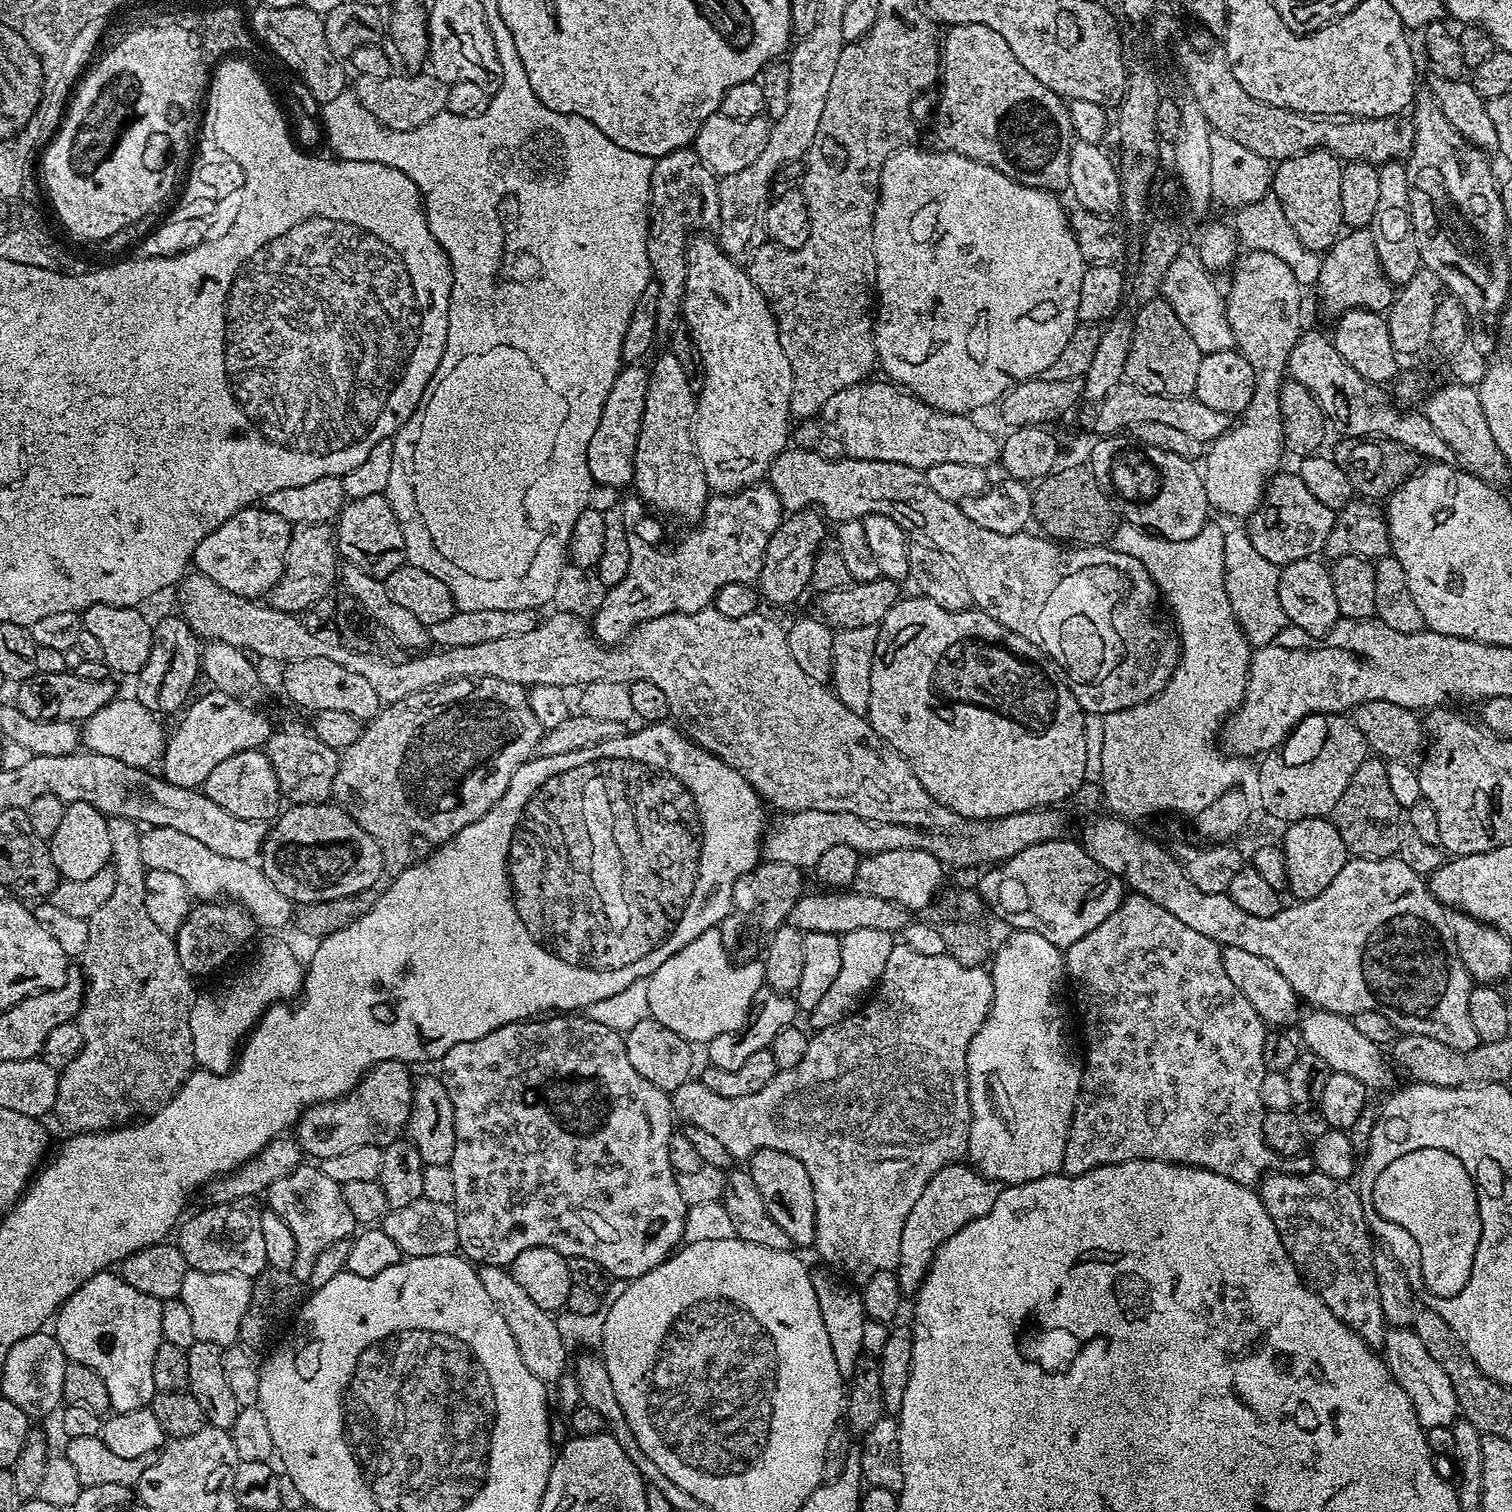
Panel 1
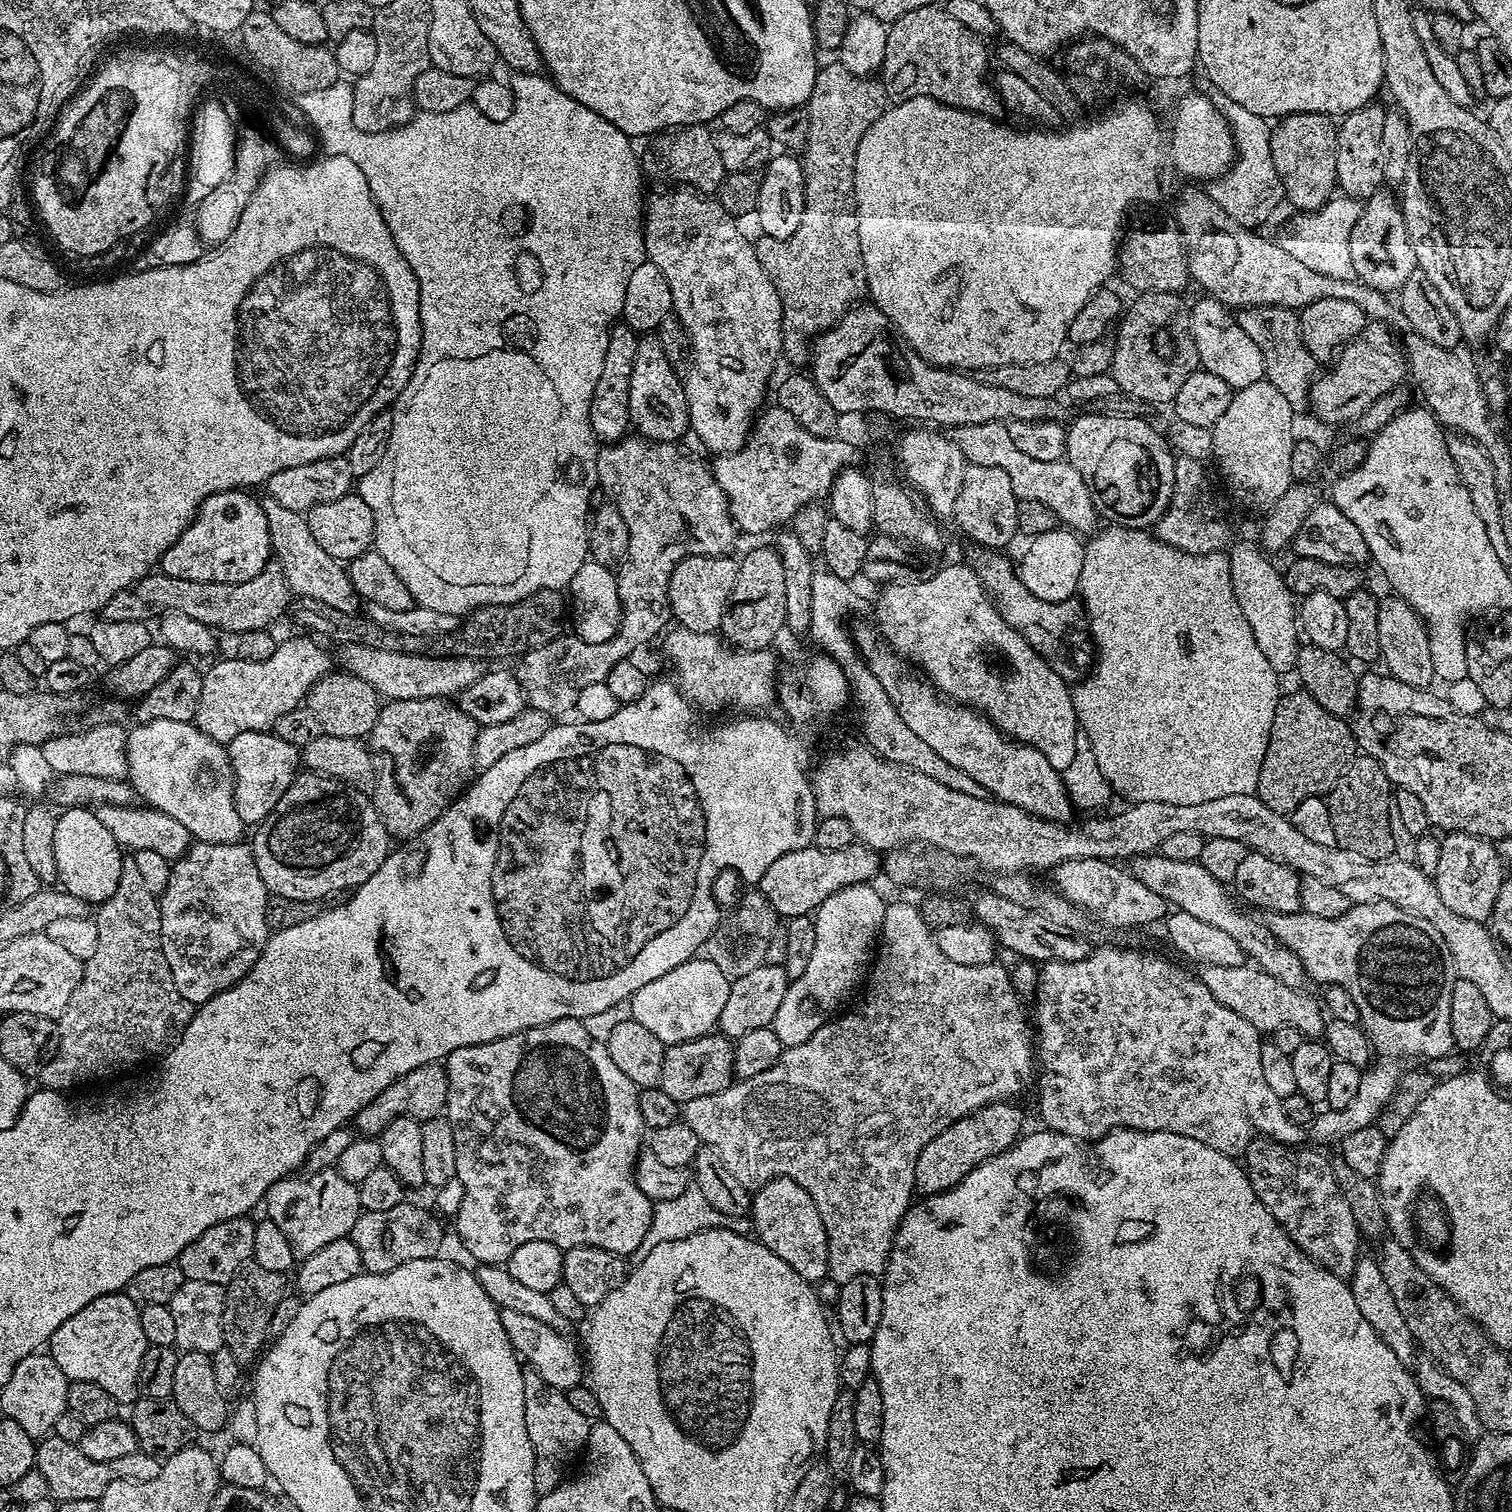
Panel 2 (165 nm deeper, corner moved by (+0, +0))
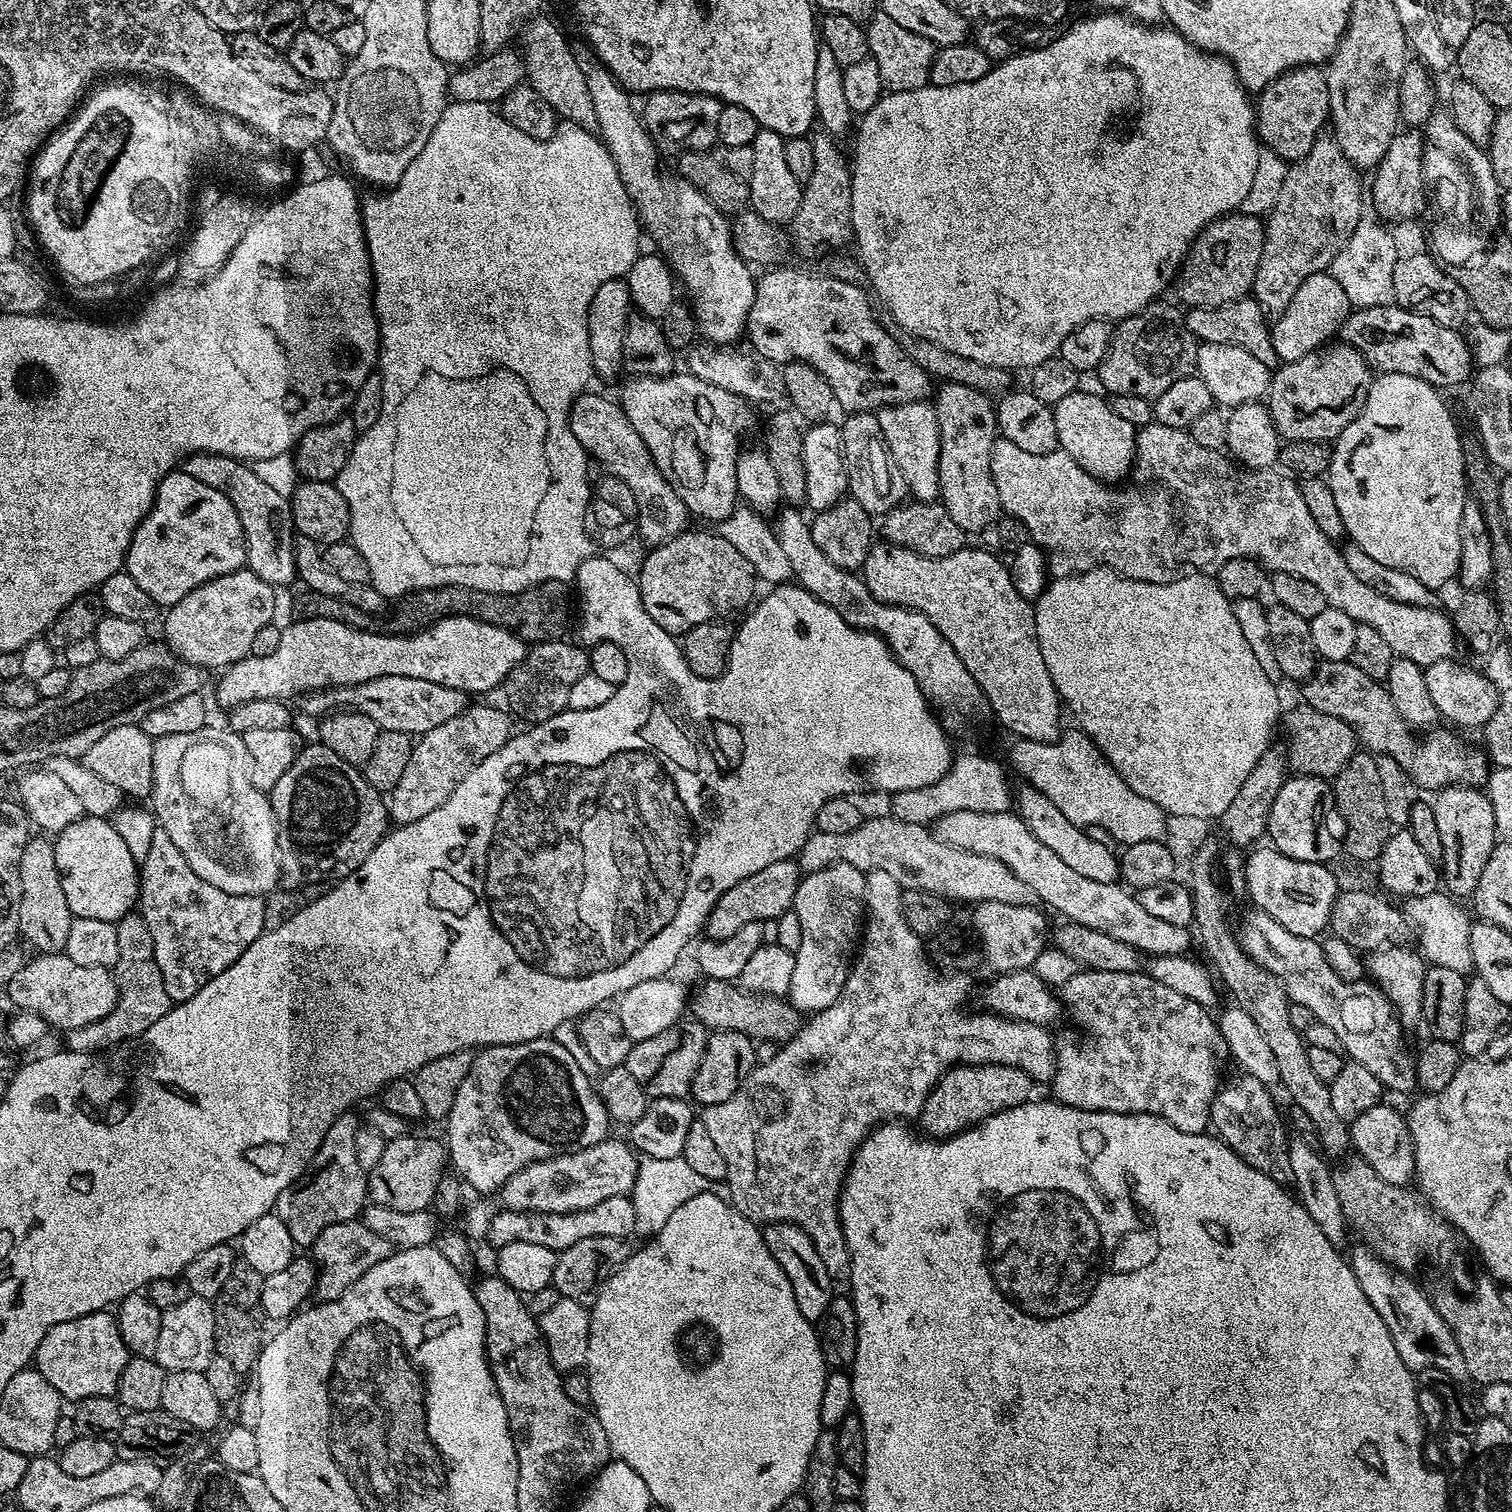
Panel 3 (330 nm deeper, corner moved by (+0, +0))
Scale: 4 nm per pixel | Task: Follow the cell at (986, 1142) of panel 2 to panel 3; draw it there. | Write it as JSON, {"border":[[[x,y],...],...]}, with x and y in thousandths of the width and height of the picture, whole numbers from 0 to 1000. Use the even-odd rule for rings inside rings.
{"border":[[[634,704],[627,707],[618,718],[610,731],[607,743],[616,753],[632,751],[663,734],[681,730],[682,728],[686,727],[685,720],[686,715],[679,710],[677,706],[665,704]]]}

